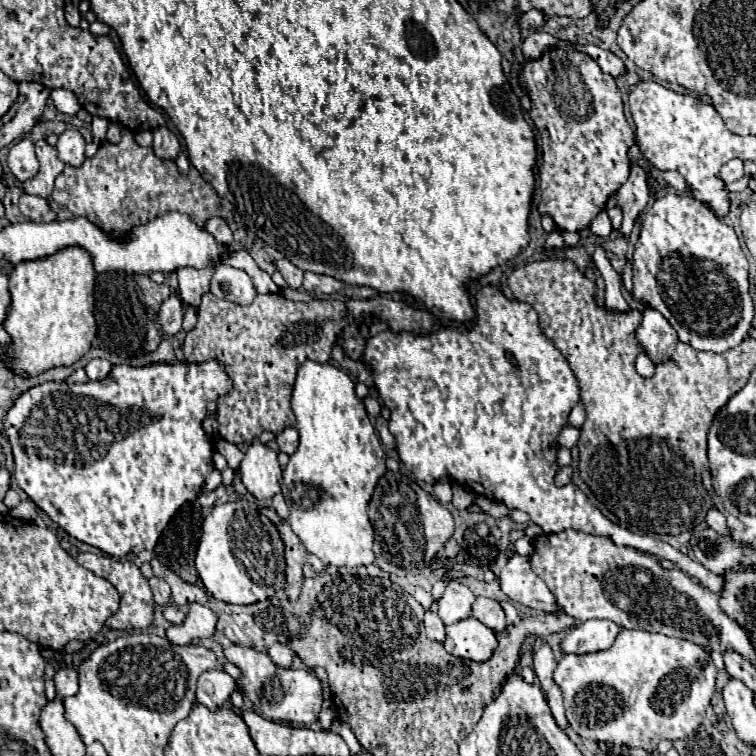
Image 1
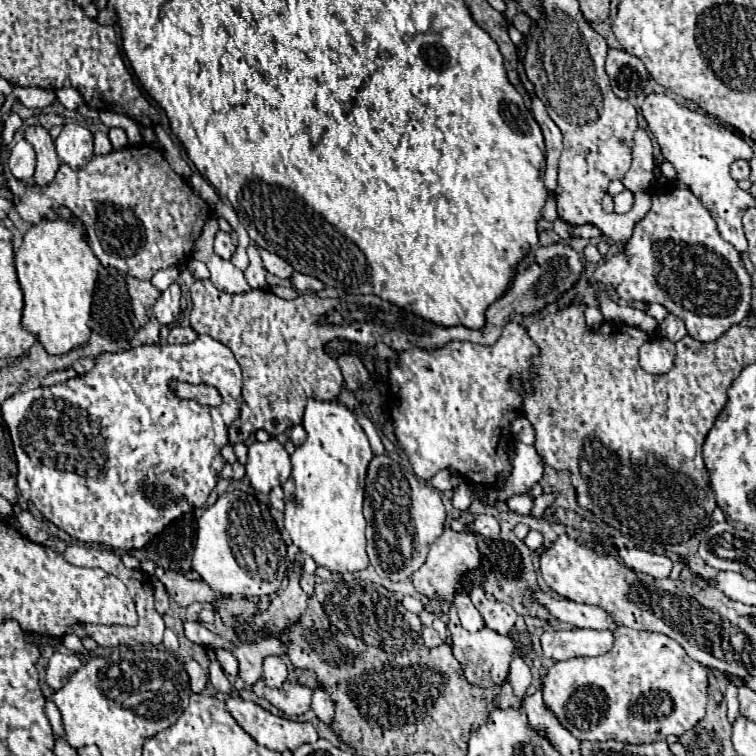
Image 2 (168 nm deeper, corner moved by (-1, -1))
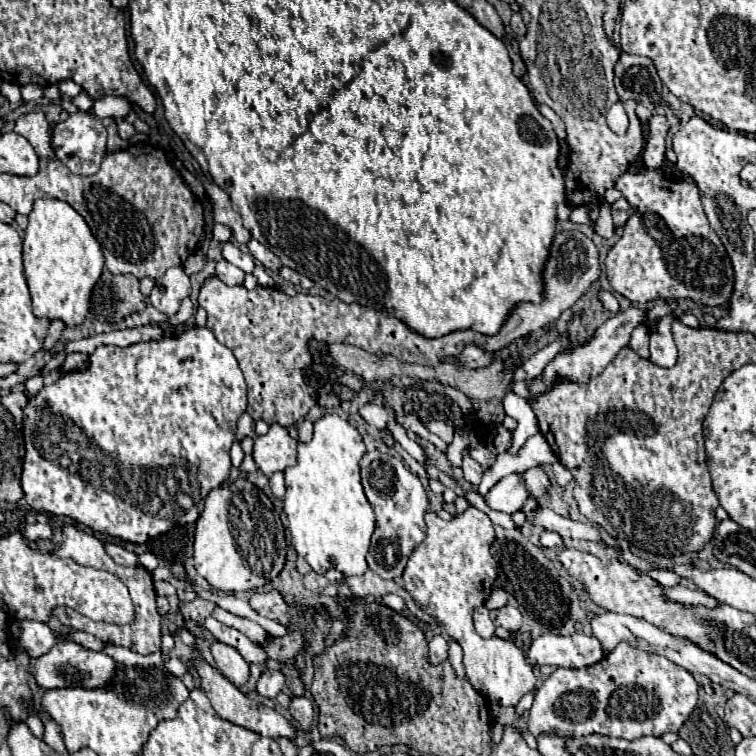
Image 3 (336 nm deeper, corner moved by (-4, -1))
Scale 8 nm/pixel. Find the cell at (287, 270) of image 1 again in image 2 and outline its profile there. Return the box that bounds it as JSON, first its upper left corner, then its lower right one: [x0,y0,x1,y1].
[259,248,293,278]

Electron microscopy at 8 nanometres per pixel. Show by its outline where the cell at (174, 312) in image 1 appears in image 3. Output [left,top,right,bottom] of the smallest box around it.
[150,266,190,316]

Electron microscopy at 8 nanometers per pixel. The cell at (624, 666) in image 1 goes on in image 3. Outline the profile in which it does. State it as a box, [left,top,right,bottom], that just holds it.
[528,642,698,740]

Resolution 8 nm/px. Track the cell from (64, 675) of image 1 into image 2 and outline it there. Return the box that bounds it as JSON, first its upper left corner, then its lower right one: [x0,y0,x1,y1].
[45,652,81,690]

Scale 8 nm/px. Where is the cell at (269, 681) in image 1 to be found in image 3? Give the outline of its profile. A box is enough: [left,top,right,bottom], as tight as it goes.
[290,696,314,730]

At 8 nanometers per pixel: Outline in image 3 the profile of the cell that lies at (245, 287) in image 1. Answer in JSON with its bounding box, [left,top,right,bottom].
[216,260,244,286]

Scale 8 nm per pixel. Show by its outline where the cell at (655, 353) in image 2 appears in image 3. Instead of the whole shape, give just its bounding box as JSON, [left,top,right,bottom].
[650,316,678,368]

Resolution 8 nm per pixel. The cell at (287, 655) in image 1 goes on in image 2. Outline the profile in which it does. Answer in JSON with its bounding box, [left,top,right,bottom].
[263,656,287,688]

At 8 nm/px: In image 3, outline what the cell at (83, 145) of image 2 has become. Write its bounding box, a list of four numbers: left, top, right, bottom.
[52,112,106,174]

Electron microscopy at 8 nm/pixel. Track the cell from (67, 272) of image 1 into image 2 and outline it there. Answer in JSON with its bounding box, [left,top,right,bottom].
[15,206,99,354]

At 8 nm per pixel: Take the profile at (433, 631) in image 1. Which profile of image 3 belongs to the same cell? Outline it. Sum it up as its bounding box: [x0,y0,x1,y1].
[428,636,448,664]

